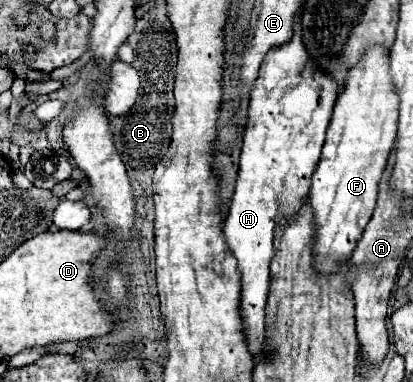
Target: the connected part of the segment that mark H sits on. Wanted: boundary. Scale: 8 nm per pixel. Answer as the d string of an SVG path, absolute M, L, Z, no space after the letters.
M298 18L290 44L268 52L260 66L256 86L250 94L250 122L244 132L236 190L224 220L224 240L240 272L240 304L252 360L258 360L264 344L264 306L270 284L268 266L274 256L274 232L282 218L296 216L304 206L310 176L320 160L326 128L338 98L334 80L322 72L312 78L302 76L306 56Z

